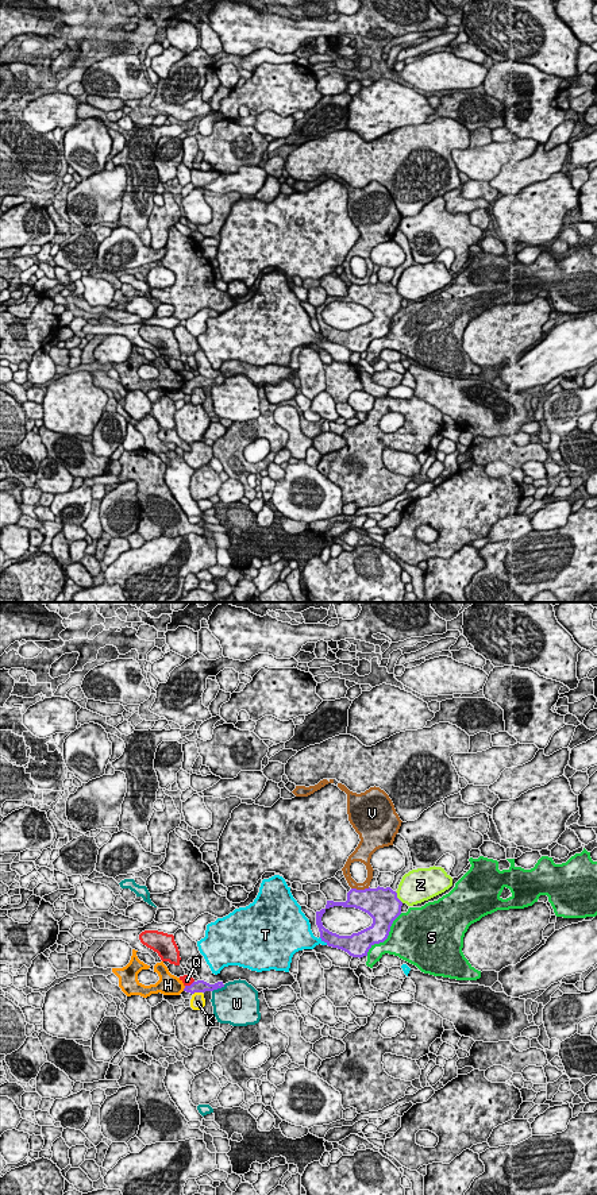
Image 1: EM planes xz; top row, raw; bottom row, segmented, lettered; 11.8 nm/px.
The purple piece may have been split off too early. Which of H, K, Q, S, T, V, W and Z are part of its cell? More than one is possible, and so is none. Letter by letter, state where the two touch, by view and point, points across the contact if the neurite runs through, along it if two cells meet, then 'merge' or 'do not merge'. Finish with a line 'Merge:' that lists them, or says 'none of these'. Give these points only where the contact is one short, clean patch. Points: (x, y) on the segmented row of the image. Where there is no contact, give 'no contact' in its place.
H: meets purple in xz at (184, 989); border along xz (185, 986), (183, 990); do not merge
K: meets purple in xz at (197, 991); border along xz (201, 991), (193, 994); do not merge
Q: meets purple in xz at (191, 985); do not merge
S: meets purple in xz at (386, 937); do not merge
T: meets purple in xz at (323, 940); do not merge
V: meets purple in xz at (359, 890); do not merge
W: meets purple in xz at (218, 987); do not merge
Z: meets purple in xz at (396, 897); do not merge
Merge: none of these

